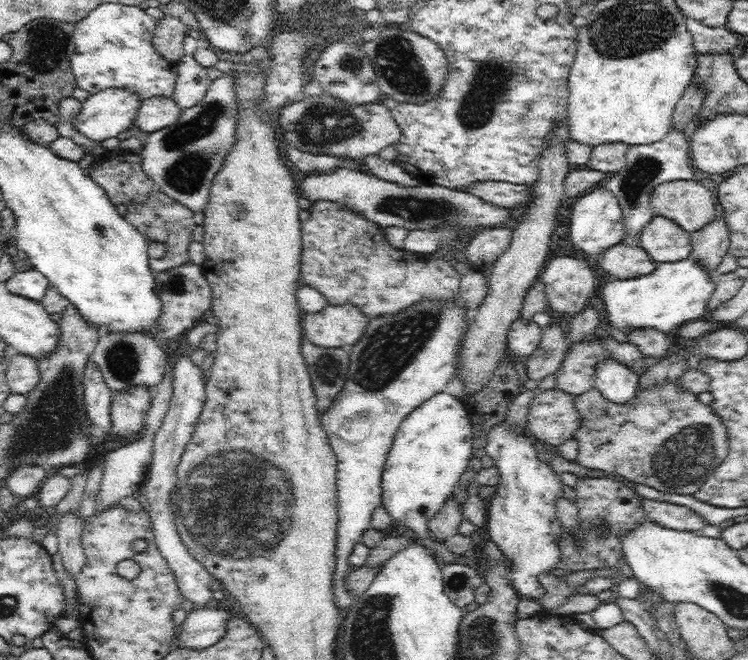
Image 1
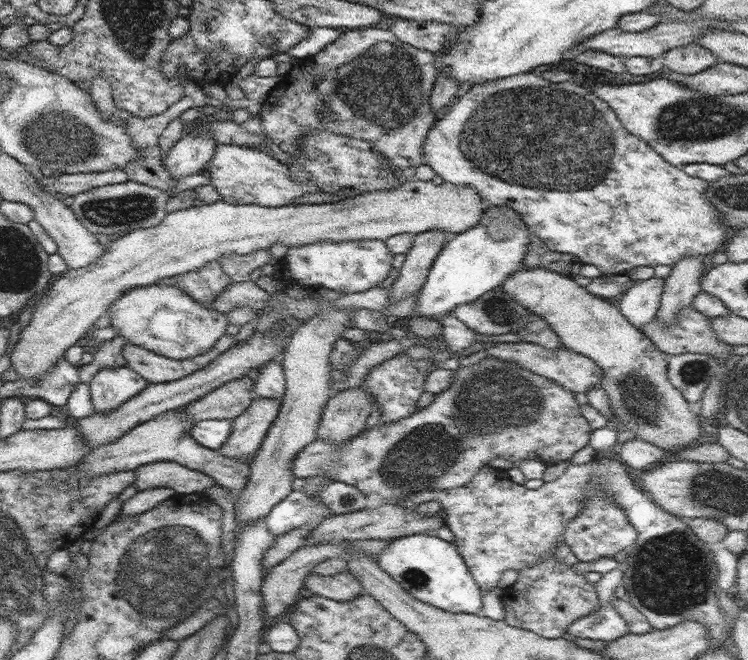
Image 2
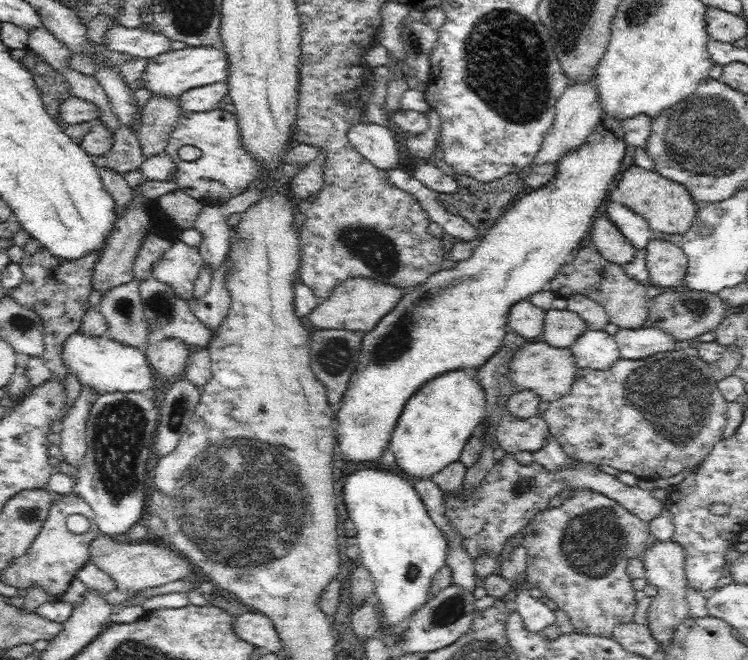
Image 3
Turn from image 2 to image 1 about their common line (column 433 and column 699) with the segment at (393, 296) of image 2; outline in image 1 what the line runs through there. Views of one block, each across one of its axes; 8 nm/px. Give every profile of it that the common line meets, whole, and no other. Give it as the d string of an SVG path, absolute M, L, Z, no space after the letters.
M724 218L714 220L711 224L691 234L691 251L689 258L701 264L707 272L719 270L719 265L728 255L730 235Z

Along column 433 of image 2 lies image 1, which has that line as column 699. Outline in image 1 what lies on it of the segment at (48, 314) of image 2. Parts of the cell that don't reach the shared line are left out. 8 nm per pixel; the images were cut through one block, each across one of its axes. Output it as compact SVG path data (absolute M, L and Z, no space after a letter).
M696 180L663 182L652 192L654 216L660 215L692 234L715 220L717 199Z

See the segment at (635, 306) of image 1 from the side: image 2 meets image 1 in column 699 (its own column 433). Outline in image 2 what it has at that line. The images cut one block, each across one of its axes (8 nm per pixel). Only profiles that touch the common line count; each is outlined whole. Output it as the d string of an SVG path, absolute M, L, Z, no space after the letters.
M492 206L485 210L478 225L451 236L434 259L426 282L420 289L413 316L439 320L460 304L474 302L485 292L503 286L506 277L523 268L529 243L527 230L514 208Z

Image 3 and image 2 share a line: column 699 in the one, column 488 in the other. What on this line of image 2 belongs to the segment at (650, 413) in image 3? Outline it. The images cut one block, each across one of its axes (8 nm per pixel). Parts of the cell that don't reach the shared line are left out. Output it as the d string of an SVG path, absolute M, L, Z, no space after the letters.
M488 356L478 364L462 366L453 372L446 390L436 394L428 406L418 408L412 415L398 421L380 423L364 429L352 439L334 445L330 441L316 439L294 456L295 477L330 476L355 486L364 495L377 492L382 498L402 500L422 490L448 490L468 484L480 467L486 466L494 457L510 460L514 467L524 460L537 460L553 465L569 460L589 444L593 428L581 413L575 394L555 380L538 376L528 368L512 360Z

